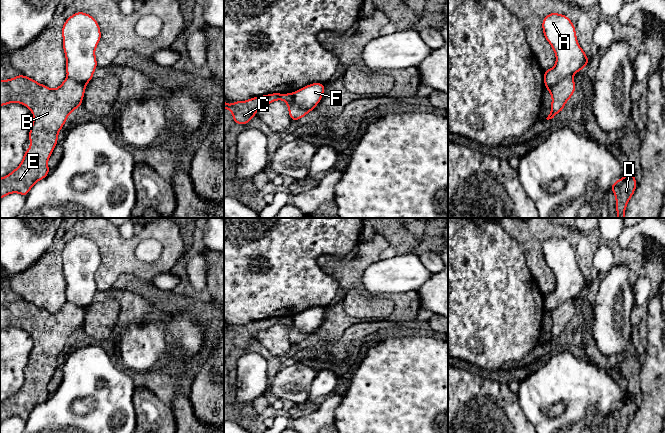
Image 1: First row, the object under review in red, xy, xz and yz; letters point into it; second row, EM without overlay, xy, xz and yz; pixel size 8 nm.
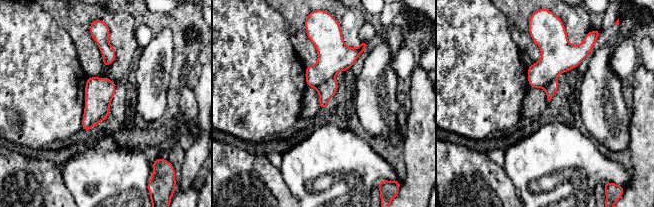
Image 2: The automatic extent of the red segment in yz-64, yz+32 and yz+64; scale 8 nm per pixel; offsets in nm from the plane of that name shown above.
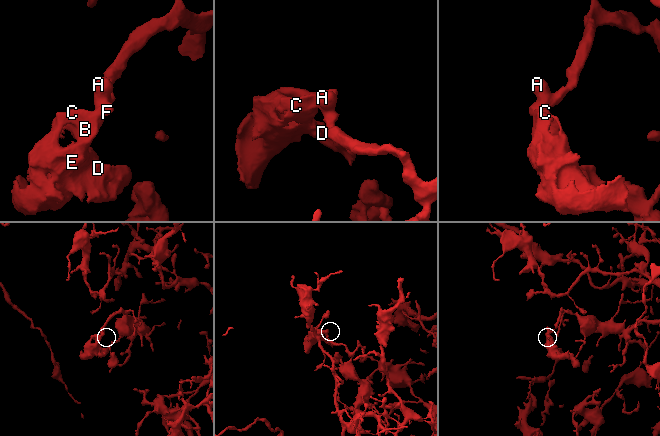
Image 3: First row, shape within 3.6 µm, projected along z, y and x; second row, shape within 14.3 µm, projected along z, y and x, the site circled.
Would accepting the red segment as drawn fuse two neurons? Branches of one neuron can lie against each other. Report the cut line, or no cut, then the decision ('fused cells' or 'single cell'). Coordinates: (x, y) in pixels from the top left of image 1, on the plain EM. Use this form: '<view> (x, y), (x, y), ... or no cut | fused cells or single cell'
yz (572, 299), (566, 300), (546, 312) | fused cells

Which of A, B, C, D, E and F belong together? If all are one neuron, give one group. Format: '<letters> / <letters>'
A F / B C D E

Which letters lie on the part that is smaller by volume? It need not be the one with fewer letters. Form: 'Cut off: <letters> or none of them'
Cut off: B, C, D, E

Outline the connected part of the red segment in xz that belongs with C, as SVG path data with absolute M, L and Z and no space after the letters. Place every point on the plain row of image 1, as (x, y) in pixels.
M272 317L251 322L246 325L234 325L229 331L227 324L224 326L224 333L233 337L233 346L246 349L251 343L255 341L257 334L265 329L268 329L276 324L284 324L287 327L289 339L292 345L296 345L304 341L307 337L294 328L293 318Z

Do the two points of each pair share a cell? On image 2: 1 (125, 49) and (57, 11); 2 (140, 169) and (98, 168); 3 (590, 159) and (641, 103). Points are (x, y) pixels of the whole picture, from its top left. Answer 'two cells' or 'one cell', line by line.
1: one cell
2: one cell
3: two cells

